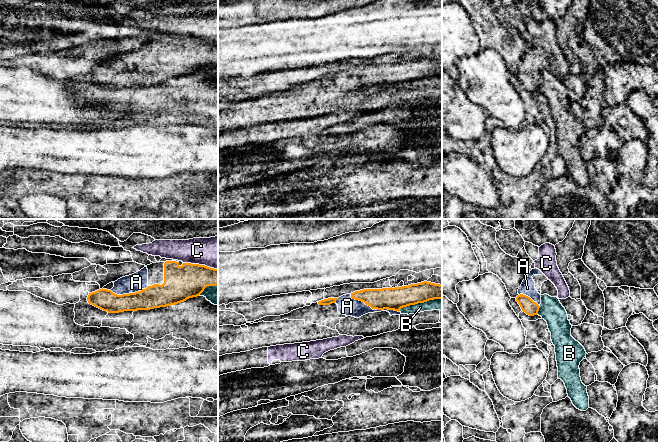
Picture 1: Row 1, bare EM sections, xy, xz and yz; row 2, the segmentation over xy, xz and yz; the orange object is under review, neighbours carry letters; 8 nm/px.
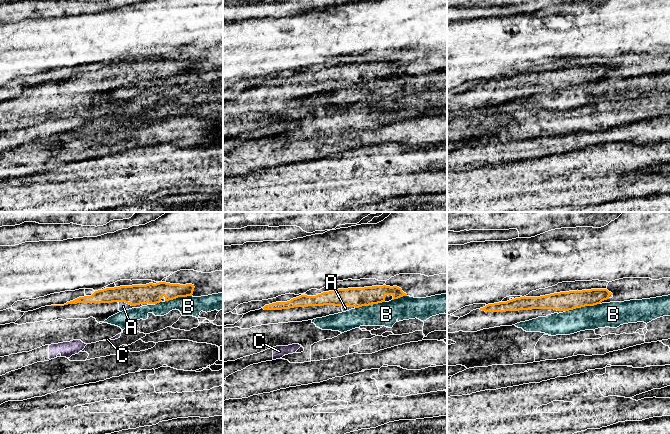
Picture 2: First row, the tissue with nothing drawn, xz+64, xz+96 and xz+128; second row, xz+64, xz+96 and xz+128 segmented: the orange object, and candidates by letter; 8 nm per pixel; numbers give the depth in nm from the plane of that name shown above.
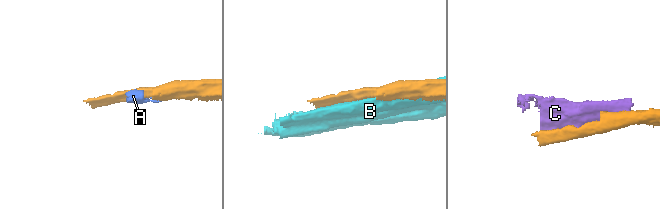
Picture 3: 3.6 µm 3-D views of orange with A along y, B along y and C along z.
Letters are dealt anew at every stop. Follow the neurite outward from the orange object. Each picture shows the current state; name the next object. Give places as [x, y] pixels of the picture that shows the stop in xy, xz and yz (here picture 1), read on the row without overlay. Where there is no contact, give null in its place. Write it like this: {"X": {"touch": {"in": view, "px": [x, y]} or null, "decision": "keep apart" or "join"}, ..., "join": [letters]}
{"A": {"touch": {"in": "xy", "px": [129, 69]}, "decision": "join"}, "B": {"touch": {"in": "xz", "px": [419, 78]}, "decision": "keep apart"}, "C": {"touch": {"in": "xy", "px": [200, 41]}, "decision": "keep apart"}, "join": ["A"]}

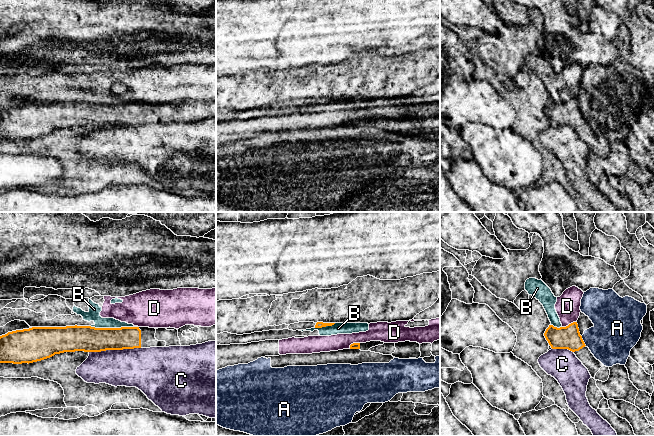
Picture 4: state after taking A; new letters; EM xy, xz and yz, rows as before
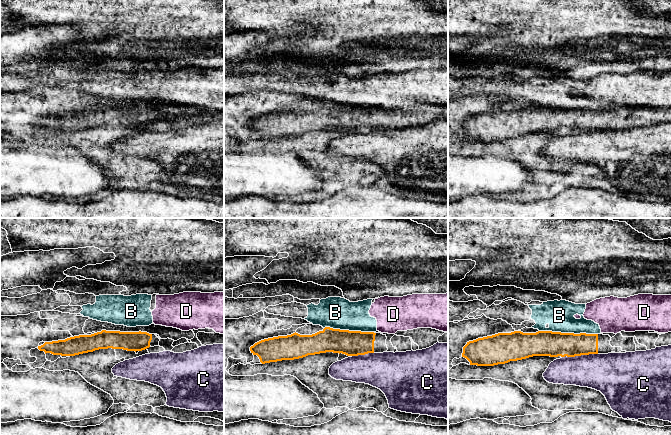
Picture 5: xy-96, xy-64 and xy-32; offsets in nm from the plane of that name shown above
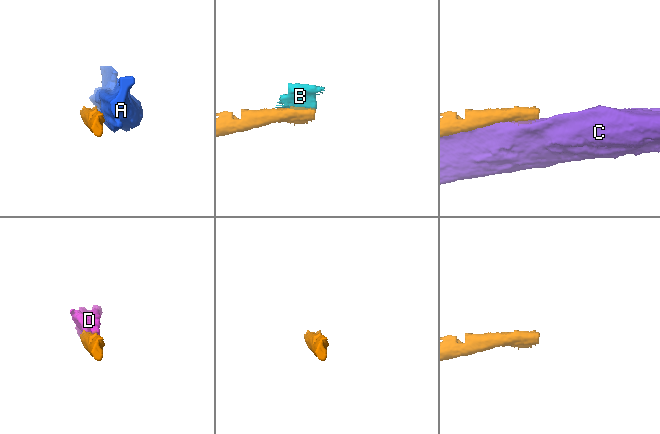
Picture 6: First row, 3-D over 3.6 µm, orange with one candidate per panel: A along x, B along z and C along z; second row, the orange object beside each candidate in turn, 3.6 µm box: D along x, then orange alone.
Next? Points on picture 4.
{"A": {"touch": {"in": "yz", "px": [583, 117]}, "decision": "keep apart"}, "B": {"touch": {"in": "xy", "px": [114, 104]}, "decision": "keep apart"}, "C": {"touch": {"in": "xy", "px": [114, 125]}, "decision": "keep apart"}, "D": {"touch": {"in": "yz", "px": [569, 100]}, "decision": "keep apart"}, "join": []}

